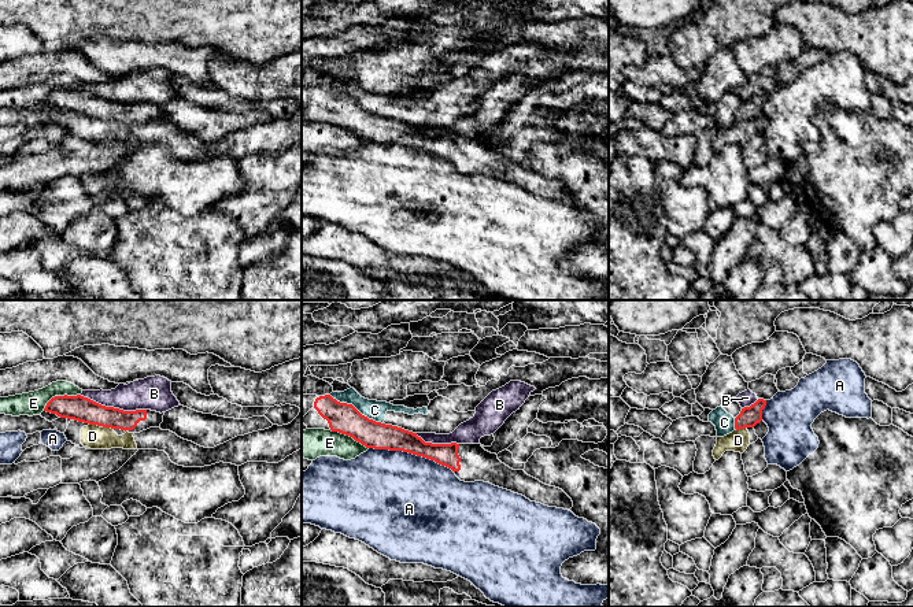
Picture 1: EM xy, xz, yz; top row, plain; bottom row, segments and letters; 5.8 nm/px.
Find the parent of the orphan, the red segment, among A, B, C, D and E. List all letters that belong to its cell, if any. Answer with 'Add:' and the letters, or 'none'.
Add: none

